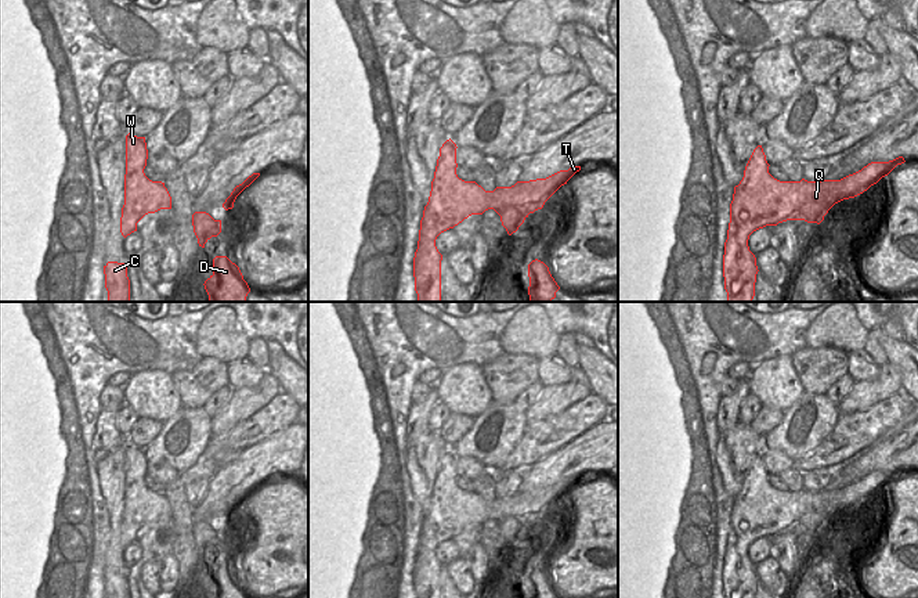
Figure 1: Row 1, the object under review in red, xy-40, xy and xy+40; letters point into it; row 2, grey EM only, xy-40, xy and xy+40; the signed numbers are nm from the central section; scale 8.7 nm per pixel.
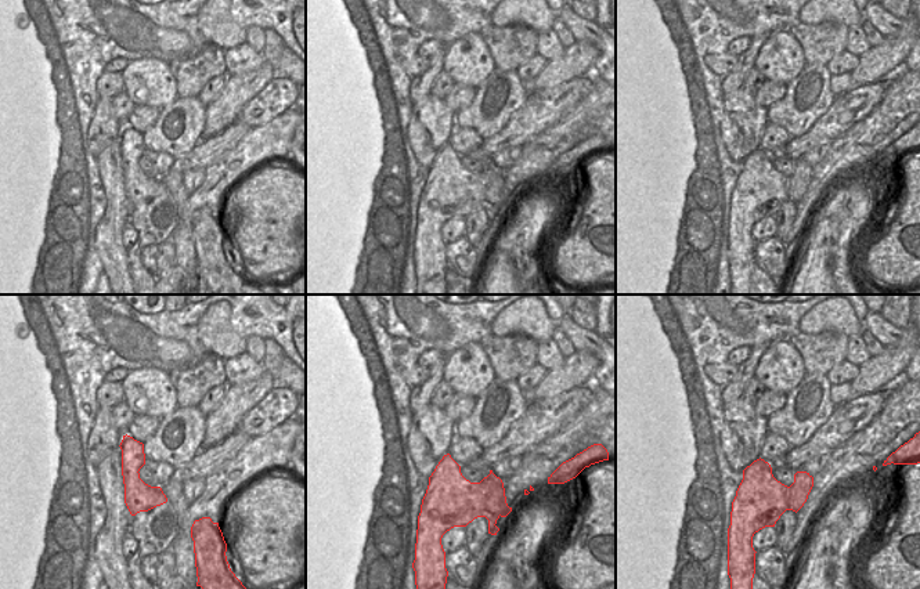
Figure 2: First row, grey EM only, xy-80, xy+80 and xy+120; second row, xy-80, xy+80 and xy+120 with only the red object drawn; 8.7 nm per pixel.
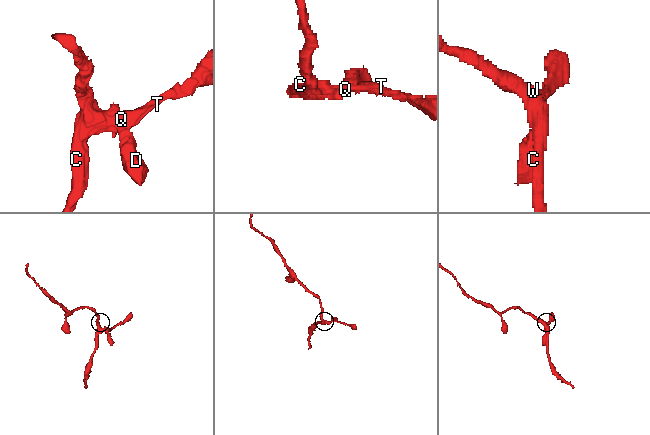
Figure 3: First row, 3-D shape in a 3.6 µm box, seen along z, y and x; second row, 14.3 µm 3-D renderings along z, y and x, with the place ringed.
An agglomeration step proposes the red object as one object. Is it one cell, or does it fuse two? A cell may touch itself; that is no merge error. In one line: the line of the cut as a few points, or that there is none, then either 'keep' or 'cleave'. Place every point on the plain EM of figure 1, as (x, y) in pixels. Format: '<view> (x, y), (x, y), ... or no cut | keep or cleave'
xy (495, 519), (514, 518), (524, 528) | cleave

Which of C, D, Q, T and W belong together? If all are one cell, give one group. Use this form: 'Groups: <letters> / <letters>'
Groups: C Q T W / D.

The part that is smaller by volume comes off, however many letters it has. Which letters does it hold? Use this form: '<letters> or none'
D

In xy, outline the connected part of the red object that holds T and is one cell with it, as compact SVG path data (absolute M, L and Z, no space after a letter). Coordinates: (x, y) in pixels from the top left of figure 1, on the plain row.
M451 448L440 458L413 568L415 598L441 598L442 565L435 556L435 550L441 543L488 519L516 518L524 527L528 527L530 523L542 519L545 512L581 480L581 476L574 475L546 489L517 491L512 497L485 501L476 491L458 487L456 458Z

